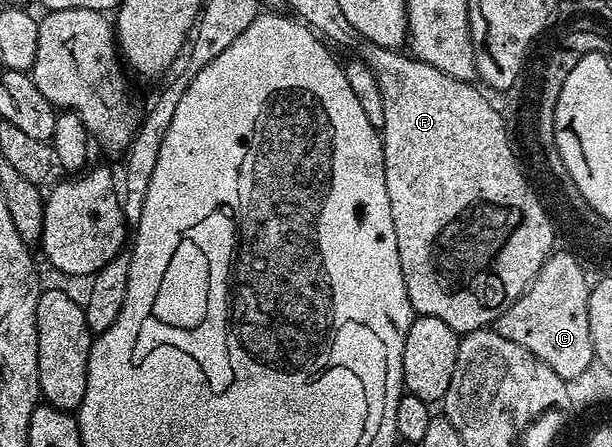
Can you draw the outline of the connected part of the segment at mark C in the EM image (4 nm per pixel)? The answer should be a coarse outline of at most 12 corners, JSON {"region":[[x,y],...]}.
{"region":[[556,250],[493,328],[562,380],[595,360],[584,265]]}

